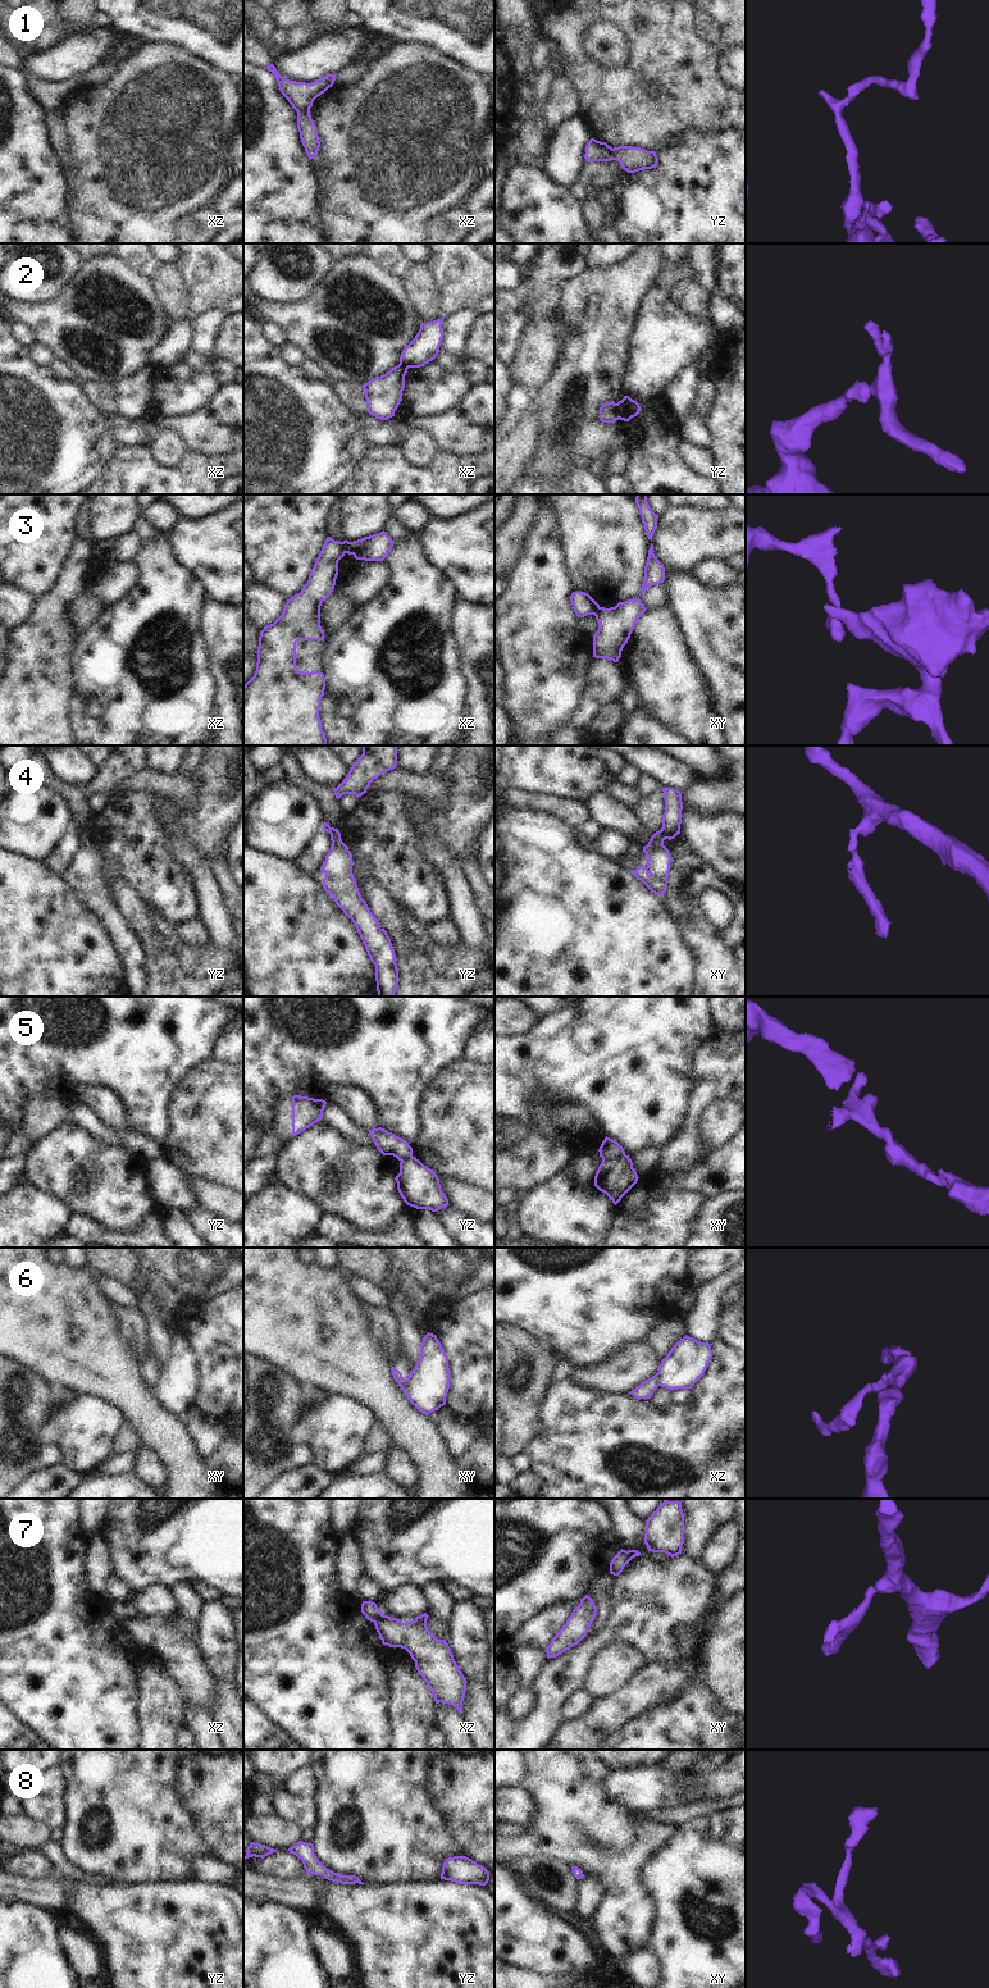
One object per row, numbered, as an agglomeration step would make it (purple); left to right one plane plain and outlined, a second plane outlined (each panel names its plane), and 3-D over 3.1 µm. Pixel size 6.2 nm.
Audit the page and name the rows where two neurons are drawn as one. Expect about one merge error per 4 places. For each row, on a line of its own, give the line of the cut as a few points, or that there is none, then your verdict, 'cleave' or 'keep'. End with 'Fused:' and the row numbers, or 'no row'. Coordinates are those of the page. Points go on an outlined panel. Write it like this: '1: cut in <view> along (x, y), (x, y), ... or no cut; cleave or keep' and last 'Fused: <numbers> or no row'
1: no cut; keep
2: cut in yz along (616, 404), (616, 415), (619, 418); cleave
3: cut in xz along (343, 541), (345, 552); cleave
4: cut in xy along (660, 830), (665, 838); cleave
5: cut in xy along (624, 1153), (602, 1161); cleave
6: cut in xy along (408, 1380), (404, 1390); cleave
7: cut in xz along (382, 1614), (373, 1621); cleave
8: no cut; keep
Fused: 2, 3, 4, 5, 6, 7

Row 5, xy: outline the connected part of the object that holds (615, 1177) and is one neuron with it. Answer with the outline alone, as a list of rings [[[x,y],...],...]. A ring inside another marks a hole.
[[[624,1154],[619,1158],[601,1162],[594,1176],[594,1186],[616,1205],[637,1184],[638,1178],[632,1159]]]

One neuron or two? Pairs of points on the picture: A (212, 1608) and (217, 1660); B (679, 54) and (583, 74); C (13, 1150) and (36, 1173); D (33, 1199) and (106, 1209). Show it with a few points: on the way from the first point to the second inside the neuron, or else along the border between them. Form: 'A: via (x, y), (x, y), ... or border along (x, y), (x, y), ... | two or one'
A: via (215, 1621), (217, 1647) | one
B: via (655, 62), (637, 78), (607, 78) | one
C: border along (51, 1130), (30, 1150) | two
D: border along (40, 1188), (58, 1197), (72, 1212) | two

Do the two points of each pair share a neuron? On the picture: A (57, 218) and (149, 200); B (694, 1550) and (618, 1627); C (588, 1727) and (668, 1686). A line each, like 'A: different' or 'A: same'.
A: different
B: different
C: same

